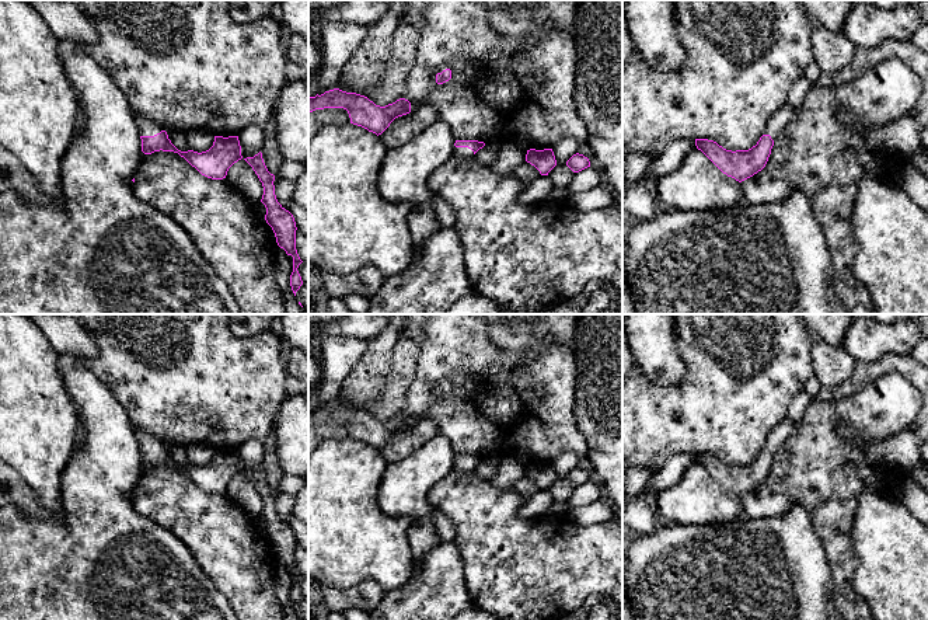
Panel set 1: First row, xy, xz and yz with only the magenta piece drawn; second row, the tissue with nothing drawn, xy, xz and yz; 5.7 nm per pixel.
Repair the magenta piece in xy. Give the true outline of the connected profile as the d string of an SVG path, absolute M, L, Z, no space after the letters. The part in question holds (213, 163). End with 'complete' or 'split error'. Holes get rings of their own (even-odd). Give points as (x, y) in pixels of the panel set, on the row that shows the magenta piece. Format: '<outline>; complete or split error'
M135 112L133 115L139 128L142 151L144 154L151 154L160 150L178 153L202 175L212 180L226 178L228 168L243 159L238 136L214 136L213 146L202 153L193 150L181 151L171 143L167 132L157 123Z; split error

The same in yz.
M786 102L768 121L763 136L749 150L726 150L714 140L695 139L701 150L723 174L742 182L761 171L771 154L774 140L785 129L793 115L792 107Z; split error

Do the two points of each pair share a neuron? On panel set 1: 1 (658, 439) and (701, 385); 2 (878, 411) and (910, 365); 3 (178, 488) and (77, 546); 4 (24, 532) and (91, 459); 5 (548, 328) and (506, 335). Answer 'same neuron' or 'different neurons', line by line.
1: same neuron
2: different neurons
3: different neurons
4: same neuron
5: same neuron

